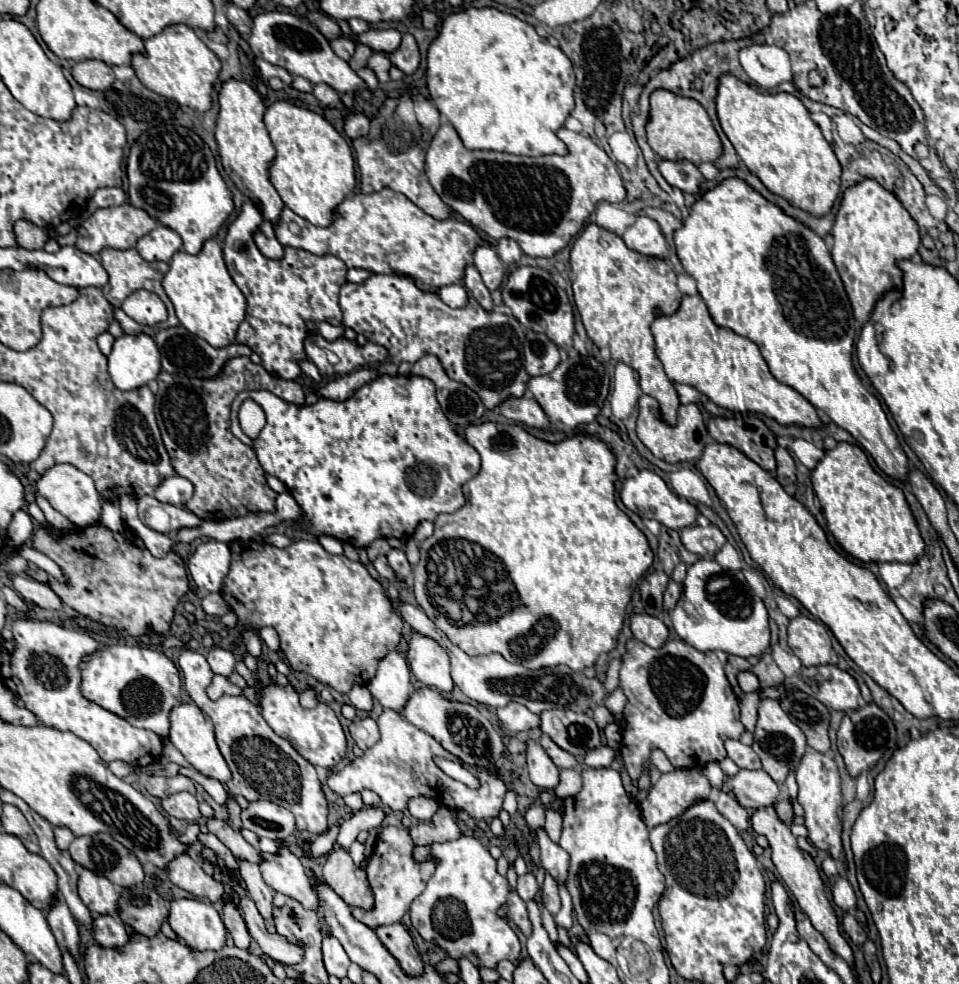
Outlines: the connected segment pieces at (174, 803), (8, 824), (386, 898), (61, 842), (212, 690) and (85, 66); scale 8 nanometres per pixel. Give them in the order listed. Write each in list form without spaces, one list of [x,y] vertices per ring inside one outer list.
[[[177,792],[177,794],[171,794],[167,798],[161,800],[161,806],[163,810],[169,814],[169,816],[175,816],[179,820],[187,820],[187,822],[197,822],[201,818],[201,812],[199,812],[199,802],[193,794],[189,792]]]
[[[3,804],[3,814],[1,814],[1,822],[3,822],[3,828],[7,834],[13,834],[17,836],[23,846],[29,850],[29,852],[35,852],[39,854],[39,844],[35,842],[35,832],[31,830],[29,822],[25,820],[25,816],[11,804]]]
[[[397,826],[381,828],[381,832],[377,834],[377,840],[375,840],[373,854],[369,858],[369,866],[367,866],[367,878],[369,878],[371,890],[375,892],[375,906],[371,910],[353,908],[353,916],[359,922],[367,924],[369,928],[399,922],[403,918],[403,914],[407,912],[409,904],[425,890],[427,880],[435,872],[435,864],[415,862],[413,848],[415,848],[415,844],[411,840],[407,828],[403,828],[403,826],[399,826],[399,828]]]
[[[55,826],[53,828],[53,832],[55,832],[55,840],[57,840],[57,846],[61,848],[61,850],[67,850],[69,848],[69,844],[73,842],[73,834],[71,834],[71,830],[67,830],[65,826]]]
[[[215,674],[211,686],[207,688],[207,694],[211,700],[215,700],[215,698],[221,698],[223,694],[241,694],[241,688],[233,686],[227,678],[219,678],[219,674]]]
[[[81,60],[71,68],[73,78],[89,90],[107,90],[113,84],[113,68],[101,60]]]

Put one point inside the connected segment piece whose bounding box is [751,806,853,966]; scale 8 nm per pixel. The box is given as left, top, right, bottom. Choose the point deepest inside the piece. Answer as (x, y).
(799, 873)

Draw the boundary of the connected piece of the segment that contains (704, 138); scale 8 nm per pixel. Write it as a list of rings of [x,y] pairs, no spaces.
[[[655,90],[651,94],[651,118],[647,120],[647,140],[653,152],[659,158],[667,160],[679,160],[687,158],[693,164],[699,162],[715,162],[721,154],[721,140],[699,102],[693,98],[683,98],[679,94],[671,94],[669,90]]]

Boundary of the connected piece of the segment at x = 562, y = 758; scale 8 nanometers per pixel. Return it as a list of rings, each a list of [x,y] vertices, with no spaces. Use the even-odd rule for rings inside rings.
[[[547,734],[541,736],[541,746],[547,750],[547,754],[551,756],[551,760],[555,762],[557,768],[575,768],[577,766],[577,760],[573,754],[567,754],[567,750],[555,746],[555,742],[551,742],[551,738],[547,738]]]

